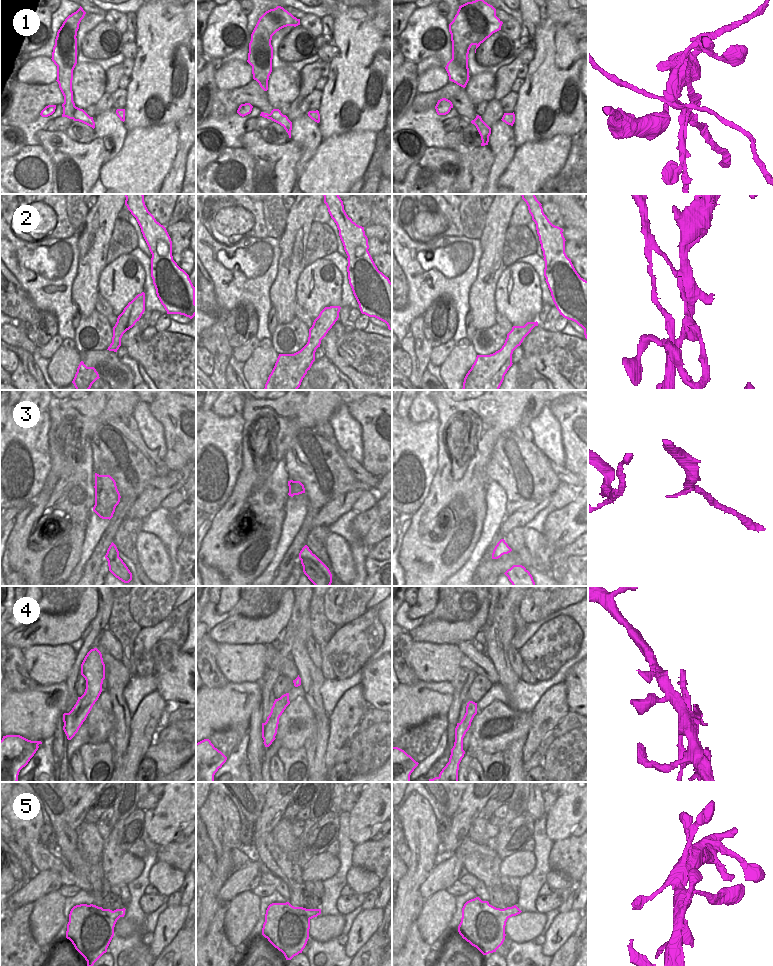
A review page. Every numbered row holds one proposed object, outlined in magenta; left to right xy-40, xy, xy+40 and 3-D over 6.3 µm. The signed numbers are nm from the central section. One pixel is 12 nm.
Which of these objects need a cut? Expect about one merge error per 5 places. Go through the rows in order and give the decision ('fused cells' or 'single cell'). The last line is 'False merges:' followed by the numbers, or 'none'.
1: fused cells
2: fused cells
3: single cell
4: fused cells
5: single cell
False merges: 1, 2, 4

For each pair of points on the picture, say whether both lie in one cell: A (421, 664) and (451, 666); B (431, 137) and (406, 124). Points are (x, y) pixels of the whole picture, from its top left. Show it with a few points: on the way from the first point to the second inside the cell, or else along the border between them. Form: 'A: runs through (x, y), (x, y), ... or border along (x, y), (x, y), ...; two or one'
A: runs through (428, 664), (444, 665); one
B: runs through (425, 131), (420, 126), (412, 124); one

